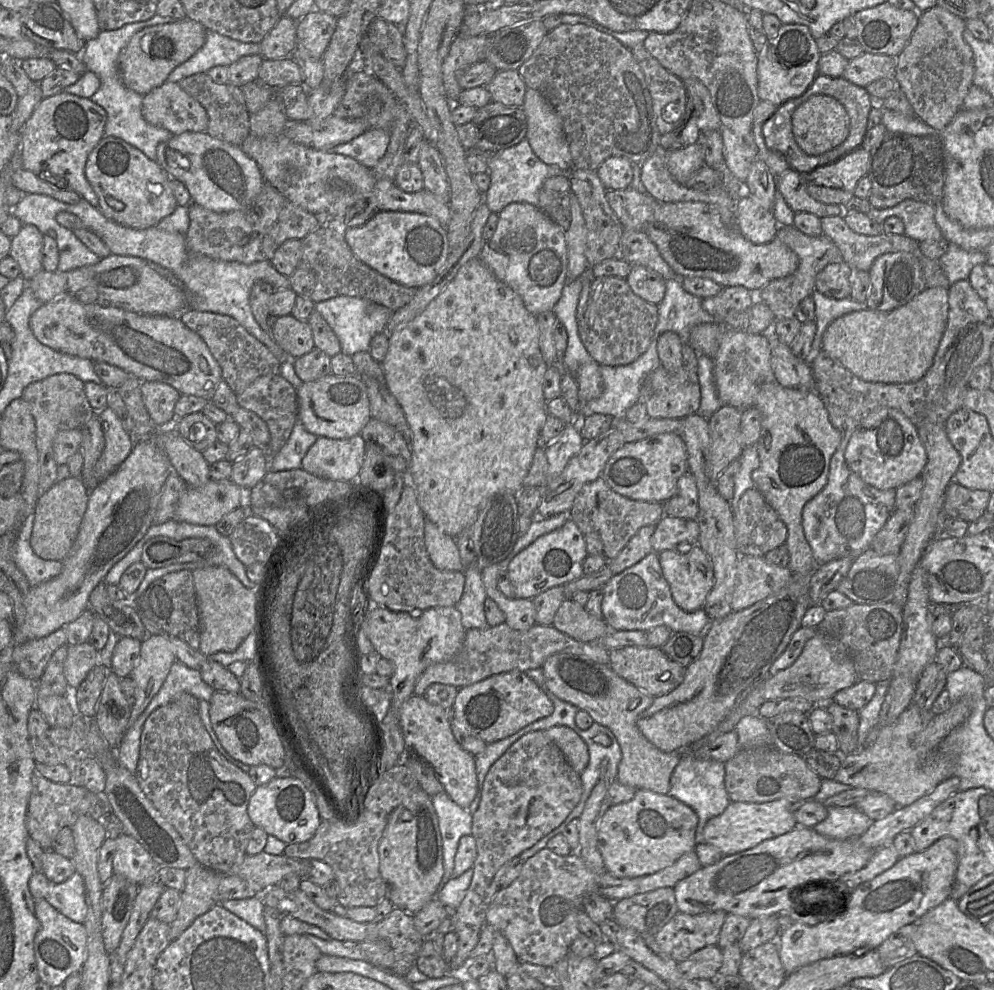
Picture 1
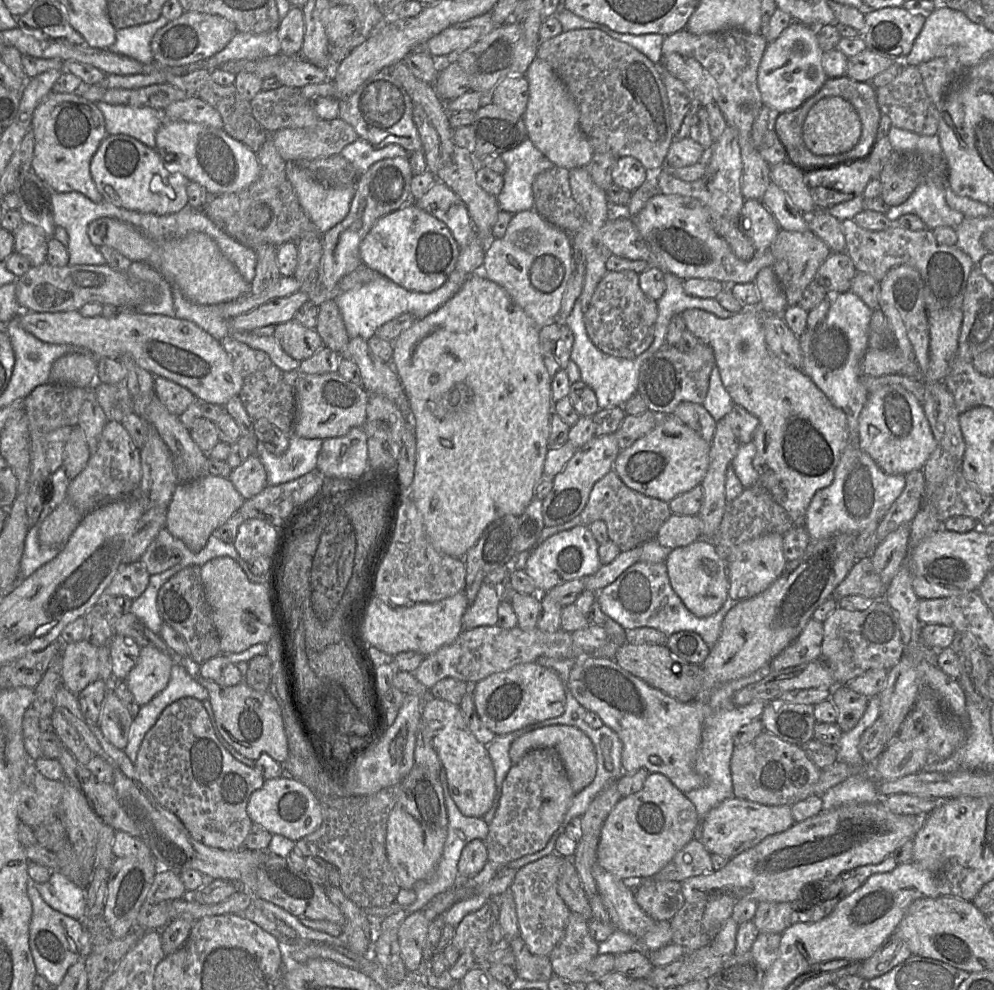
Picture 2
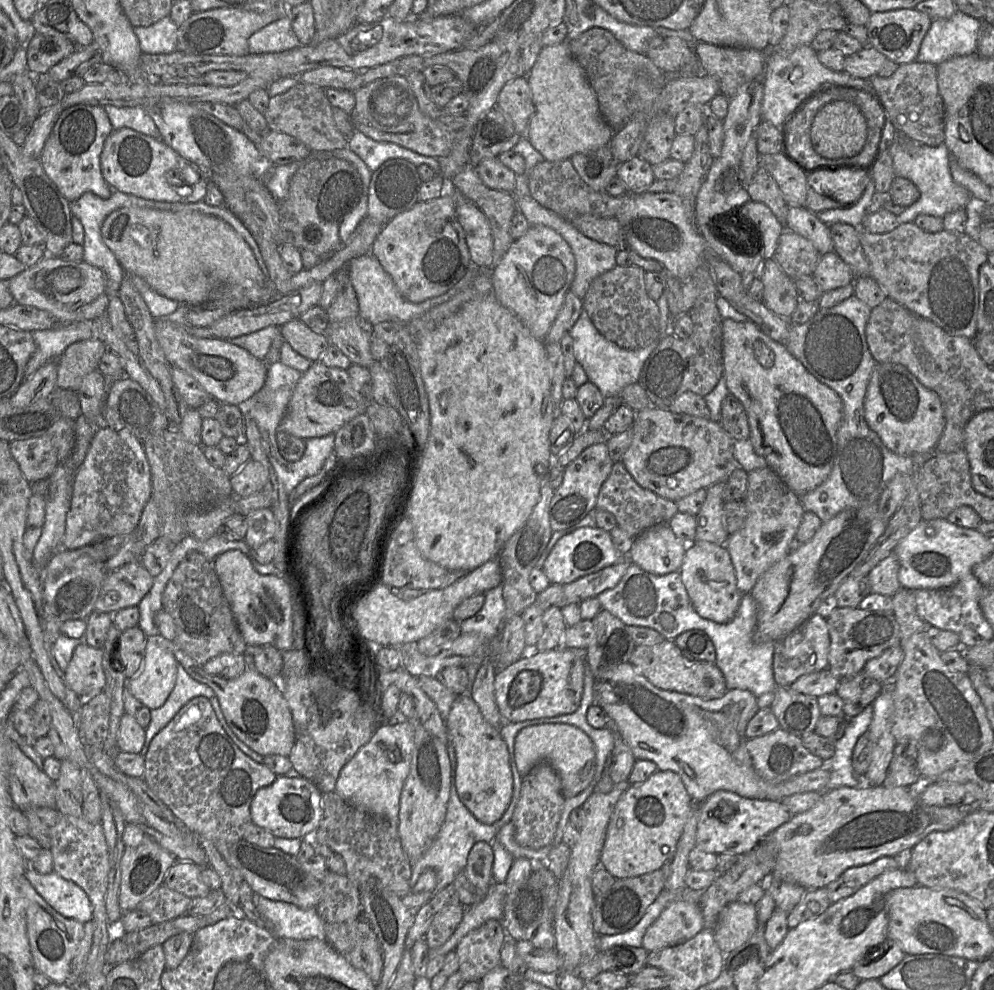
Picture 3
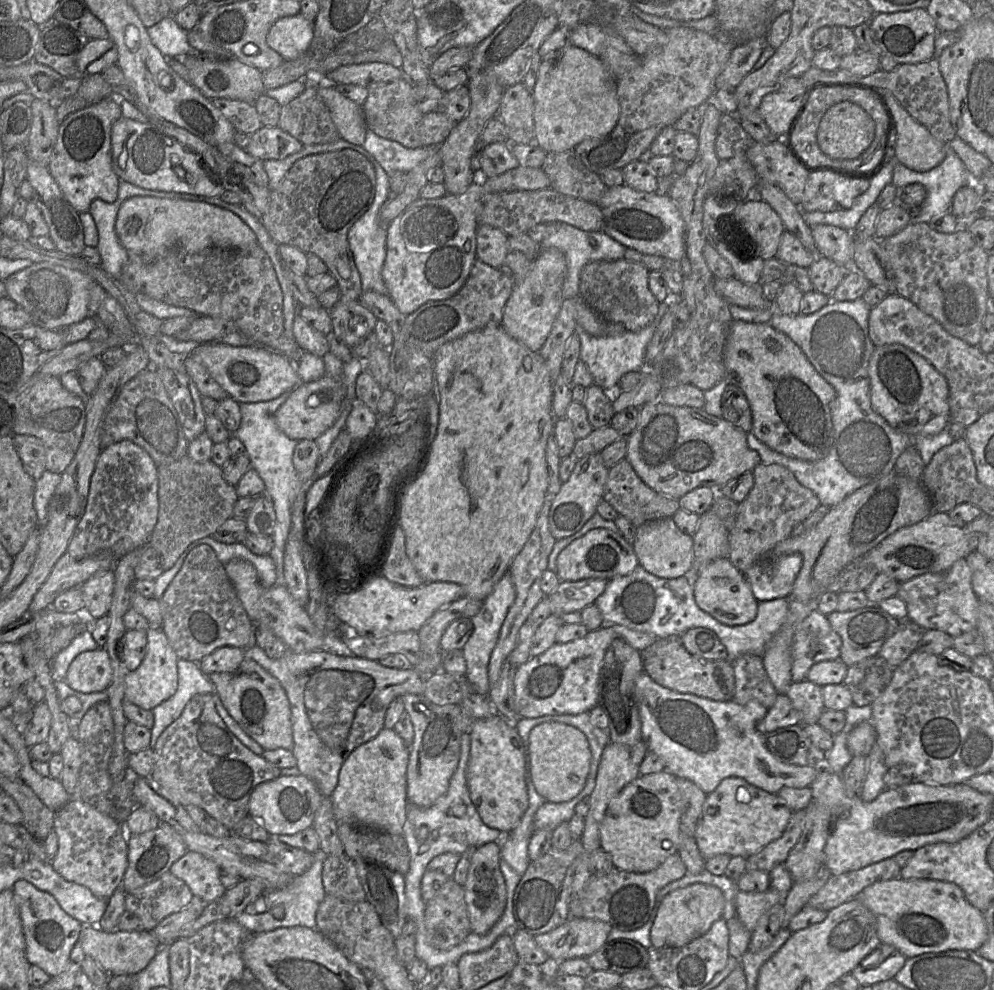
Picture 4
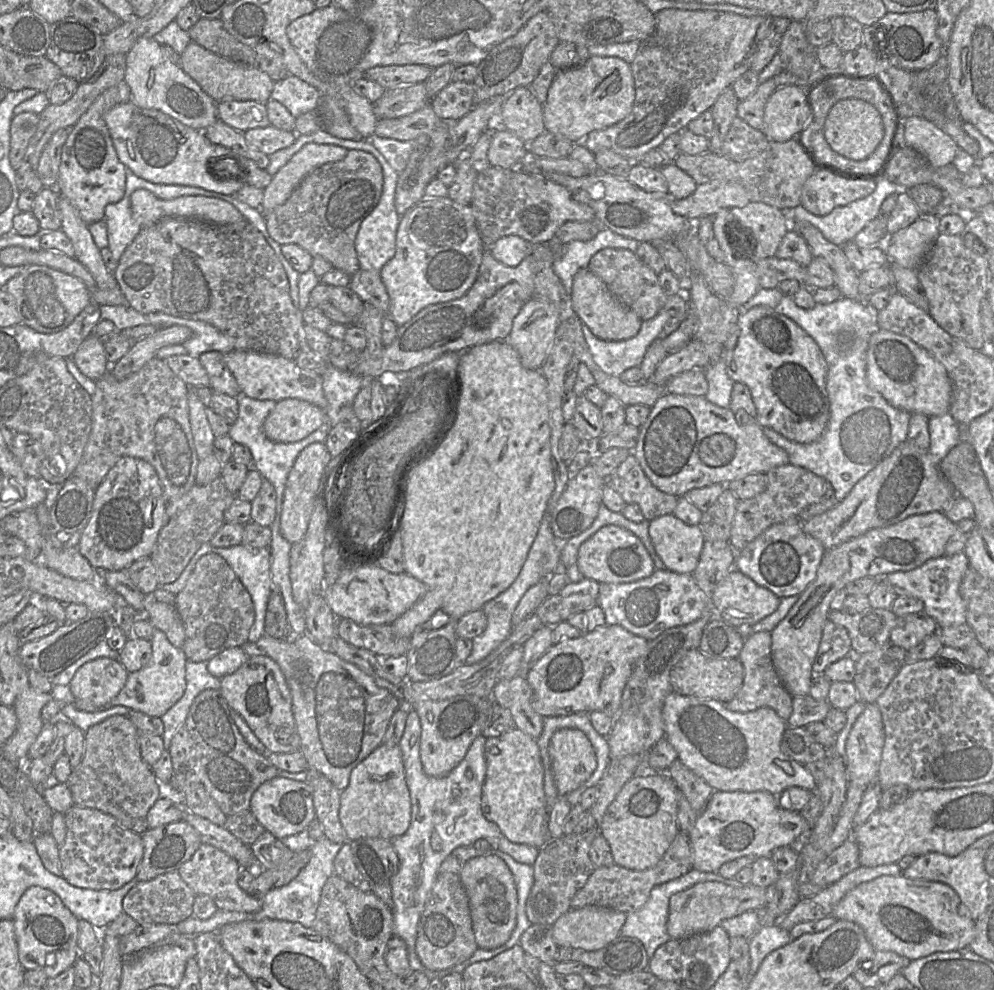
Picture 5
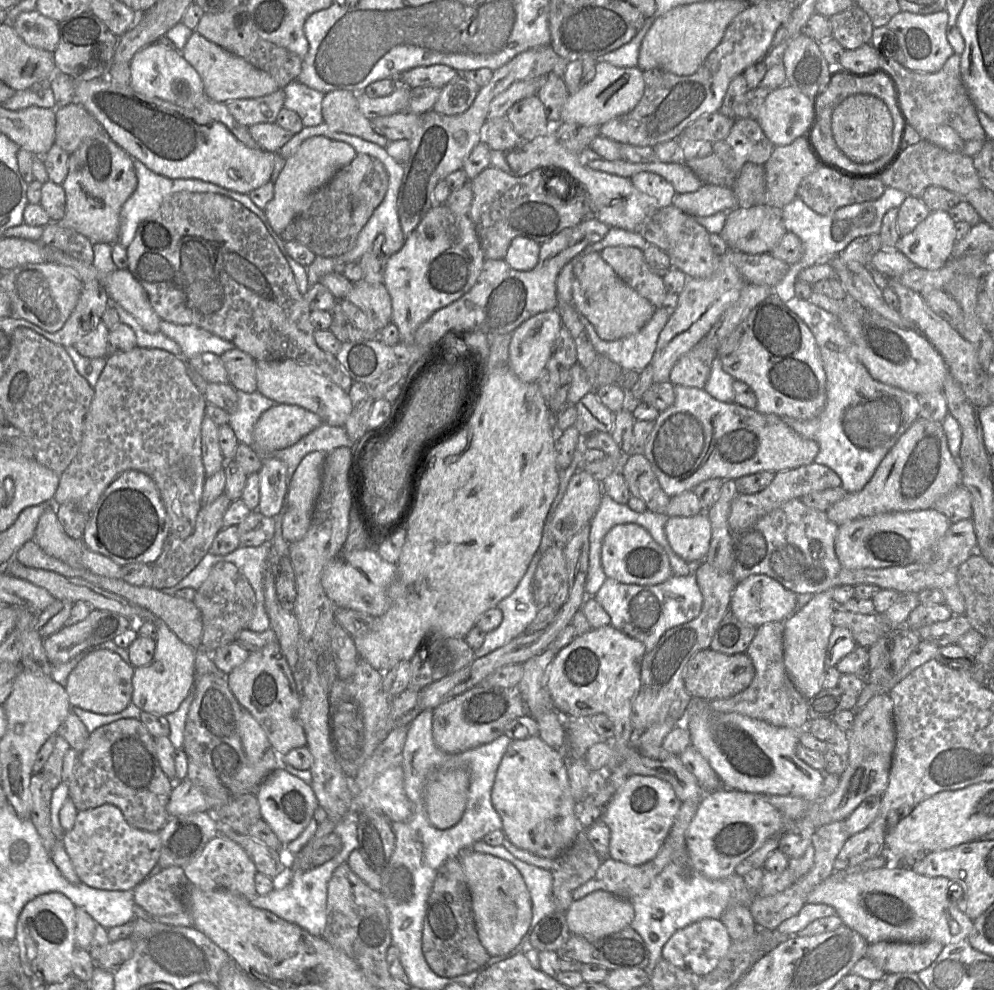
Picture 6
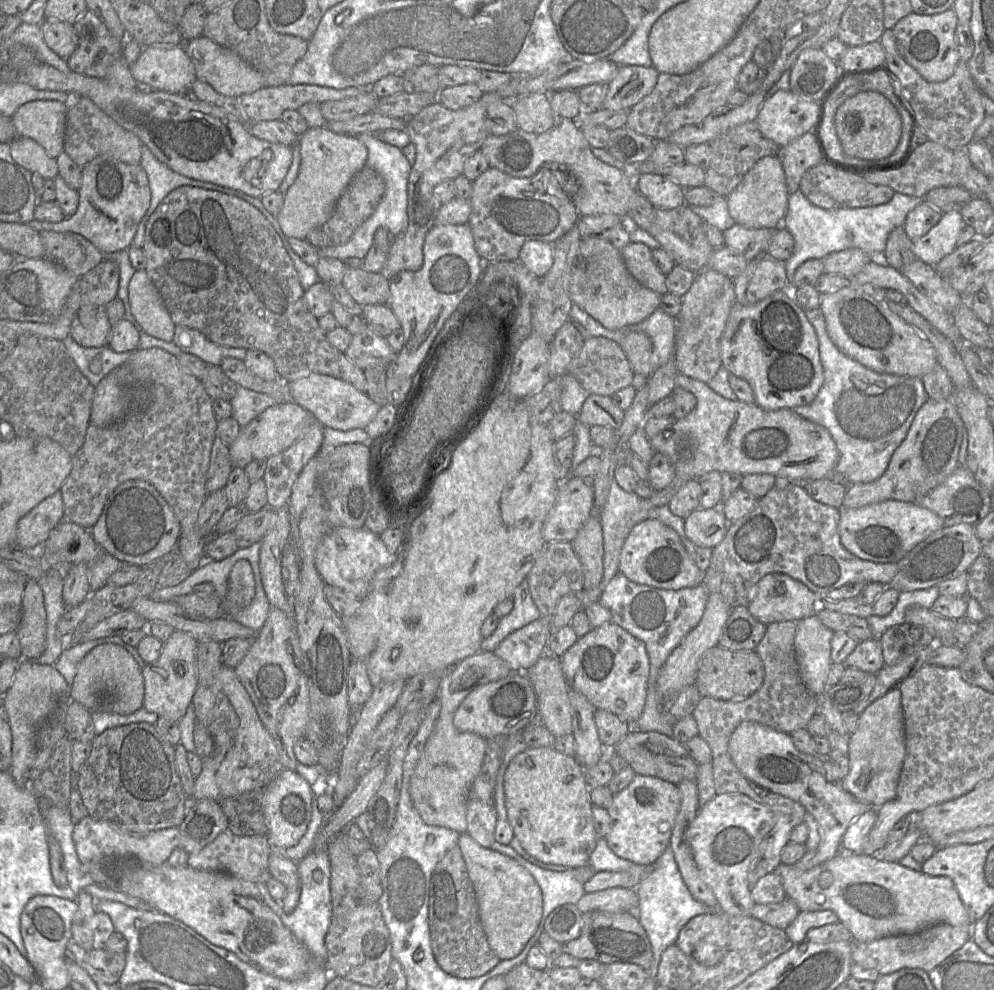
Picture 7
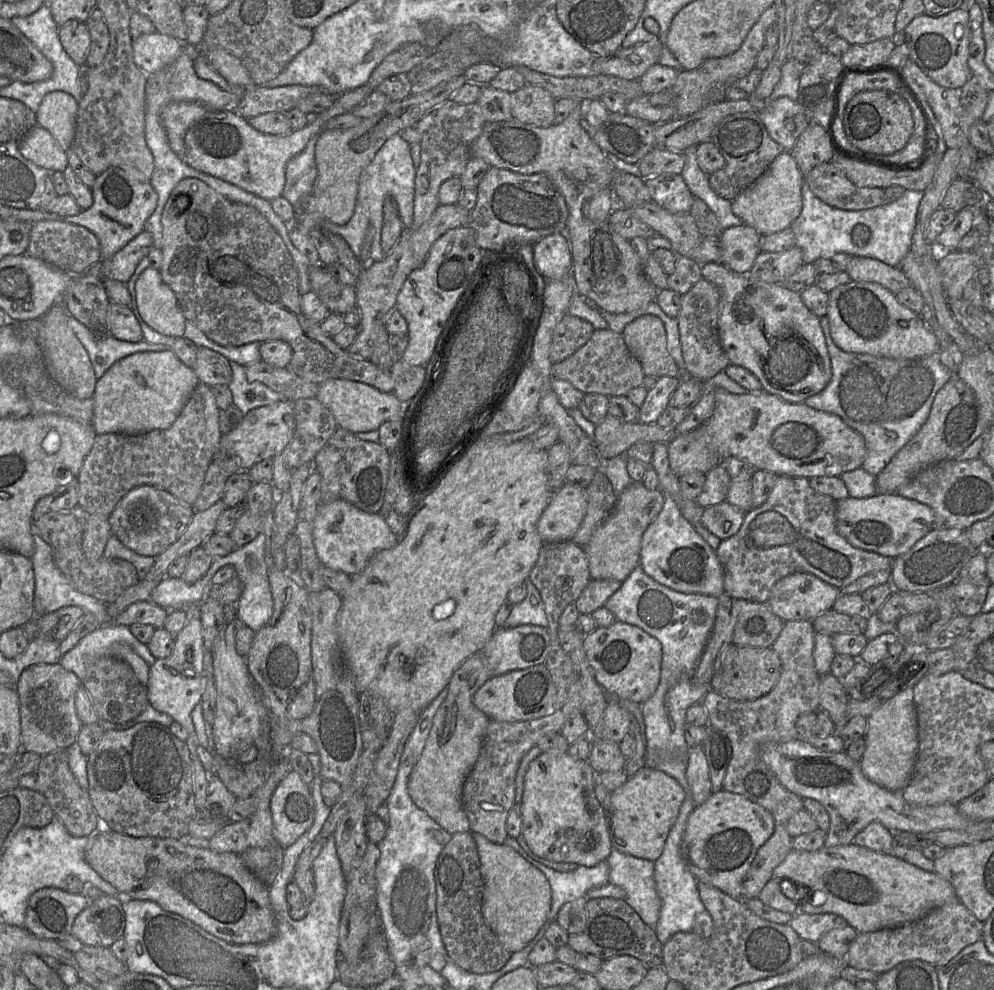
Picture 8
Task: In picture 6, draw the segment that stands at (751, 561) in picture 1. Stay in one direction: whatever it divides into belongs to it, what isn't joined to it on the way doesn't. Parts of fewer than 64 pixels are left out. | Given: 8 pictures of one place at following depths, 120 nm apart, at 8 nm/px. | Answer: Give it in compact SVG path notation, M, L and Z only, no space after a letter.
M812 463L795 469L778 472L771 484L761 492L752 495L738 494L731 503L728 526L731 532L749 526L792 499L801 499L806 494L840 487L841 479L827 466Z

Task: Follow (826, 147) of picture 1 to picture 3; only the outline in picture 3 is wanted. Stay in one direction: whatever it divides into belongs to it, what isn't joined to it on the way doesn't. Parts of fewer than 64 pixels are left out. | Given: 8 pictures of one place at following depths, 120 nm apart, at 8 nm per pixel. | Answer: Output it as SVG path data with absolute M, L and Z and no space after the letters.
M838 100L826 104L816 114L811 126L811 141L814 150L826 159L851 160L860 156L865 150L871 134L870 121L867 120L860 108L848 101Z

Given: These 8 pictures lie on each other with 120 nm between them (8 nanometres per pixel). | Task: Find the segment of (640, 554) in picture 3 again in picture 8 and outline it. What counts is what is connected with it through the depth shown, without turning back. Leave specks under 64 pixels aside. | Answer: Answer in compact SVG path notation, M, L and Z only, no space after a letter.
M727 501L704 508L701 524L721 540L735 535L744 520L745 512Z

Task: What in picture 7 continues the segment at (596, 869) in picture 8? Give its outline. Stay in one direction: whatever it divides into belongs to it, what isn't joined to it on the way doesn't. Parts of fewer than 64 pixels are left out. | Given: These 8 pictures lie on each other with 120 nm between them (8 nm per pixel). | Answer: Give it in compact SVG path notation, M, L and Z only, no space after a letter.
M494 842L490 849L514 859L534 877L543 896L543 913L540 921L545 922L548 915L559 906L577 904L585 894L584 884L575 878L574 869L555 872L539 868L521 857L509 844Z

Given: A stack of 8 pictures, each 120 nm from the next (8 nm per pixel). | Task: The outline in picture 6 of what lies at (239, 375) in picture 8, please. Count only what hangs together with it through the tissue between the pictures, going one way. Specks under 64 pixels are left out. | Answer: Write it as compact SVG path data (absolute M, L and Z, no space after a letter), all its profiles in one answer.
M236 390L238 408L231 415L229 425L233 429L238 441L254 447L253 430L260 416L276 405L276 402L262 395L257 390L246 393Z

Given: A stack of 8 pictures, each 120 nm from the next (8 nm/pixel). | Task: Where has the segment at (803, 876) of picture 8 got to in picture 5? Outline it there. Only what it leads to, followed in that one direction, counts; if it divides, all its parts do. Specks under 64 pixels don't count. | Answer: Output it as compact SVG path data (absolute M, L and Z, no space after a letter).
M903 874L883 875L861 883L843 897L832 915L837 920L859 925L875 951L893 951L910 961L935 952L949 952L969 947L975 935L975 920L968 916L967 909L953 888L941 882L906 878Z

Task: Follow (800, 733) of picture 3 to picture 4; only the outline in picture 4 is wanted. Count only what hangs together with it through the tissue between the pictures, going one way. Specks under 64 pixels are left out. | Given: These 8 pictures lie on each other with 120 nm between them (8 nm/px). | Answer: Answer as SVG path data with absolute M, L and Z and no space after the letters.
M806 679L792 682L785 695L801 714L800 725L817 723L824 710L821 686Z

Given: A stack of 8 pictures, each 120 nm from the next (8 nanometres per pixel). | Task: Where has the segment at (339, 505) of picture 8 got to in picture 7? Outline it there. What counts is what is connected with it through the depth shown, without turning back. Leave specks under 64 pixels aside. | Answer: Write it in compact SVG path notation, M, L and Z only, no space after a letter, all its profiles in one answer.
M340 527L325 535L315 553L316 569L325 584L339 587L363 599L375 573L392 565L397 554L391 553L380 536L364 528Z

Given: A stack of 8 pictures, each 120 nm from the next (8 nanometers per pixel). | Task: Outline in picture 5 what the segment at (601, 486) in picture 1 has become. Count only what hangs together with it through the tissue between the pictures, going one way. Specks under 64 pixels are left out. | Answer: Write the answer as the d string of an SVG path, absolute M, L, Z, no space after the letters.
M631 452L607 480L626 504L638 505L644 519L648 521L663 515L673 514L676 508L679 497L657 489Z

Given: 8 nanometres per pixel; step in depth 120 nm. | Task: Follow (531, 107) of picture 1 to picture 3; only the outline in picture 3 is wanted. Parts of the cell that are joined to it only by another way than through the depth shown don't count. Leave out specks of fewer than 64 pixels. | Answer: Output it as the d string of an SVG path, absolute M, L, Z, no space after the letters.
M566 41L542 47L526 79L533 102L526 138L545 160L570 159L574 154L594 151L609 144L614 130L601 115L597 96Z

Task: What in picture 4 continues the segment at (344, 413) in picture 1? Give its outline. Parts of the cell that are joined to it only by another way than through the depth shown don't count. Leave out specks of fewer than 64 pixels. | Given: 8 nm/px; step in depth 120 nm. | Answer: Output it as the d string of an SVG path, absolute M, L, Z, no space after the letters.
M330 351L323 356L323 362L324 376L313 382L300 383L275 413L278 428L292 440L315 440L335 423L341 413L345 398L341 381L343 362Z

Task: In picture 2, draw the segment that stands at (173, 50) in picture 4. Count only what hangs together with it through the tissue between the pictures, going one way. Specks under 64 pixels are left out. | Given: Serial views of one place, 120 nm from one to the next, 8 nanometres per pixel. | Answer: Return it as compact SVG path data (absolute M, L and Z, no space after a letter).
M161 15L156 21L116 31L115 43L109 51L133 58L142 64L153 62L151 40L169 20Z

